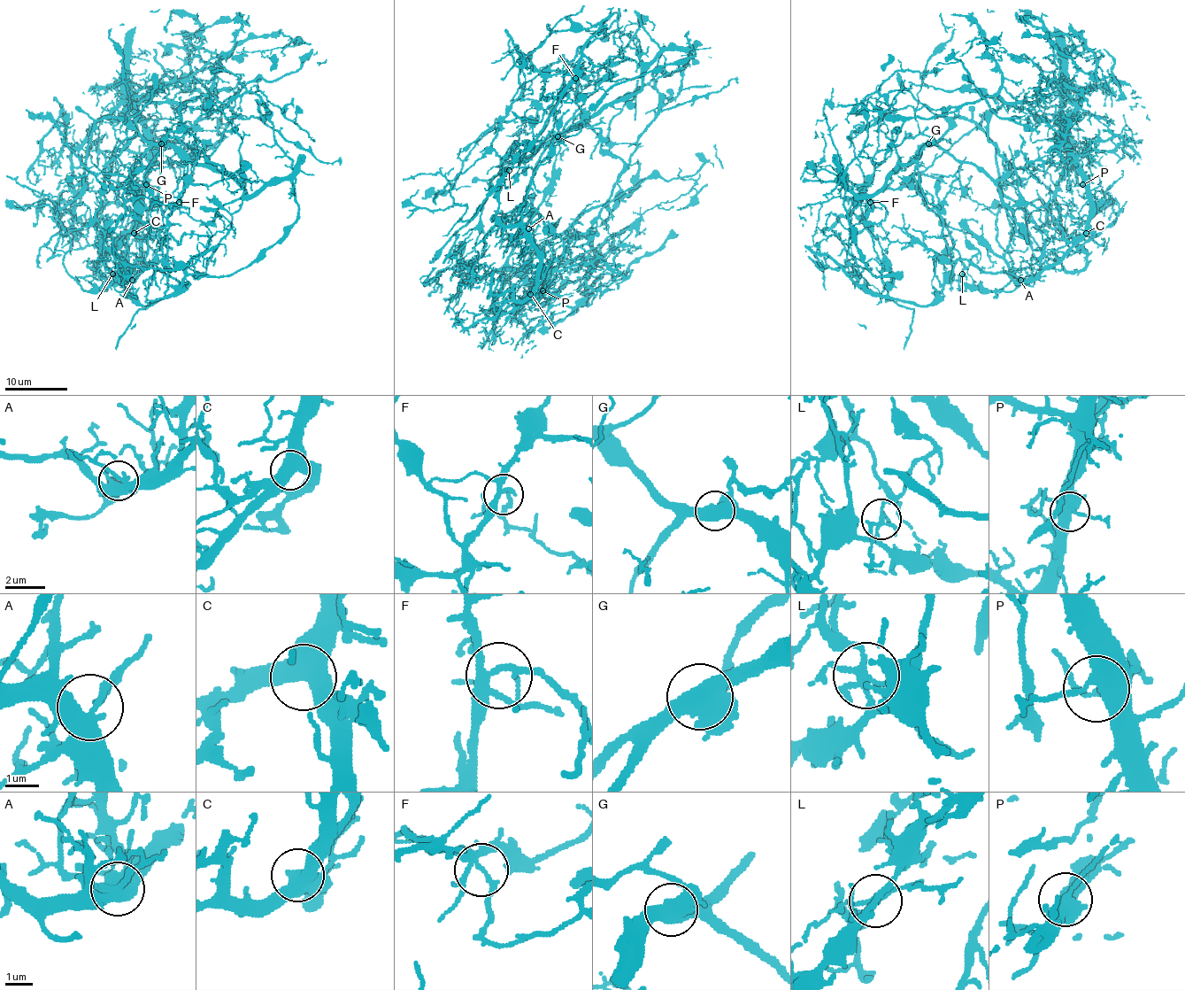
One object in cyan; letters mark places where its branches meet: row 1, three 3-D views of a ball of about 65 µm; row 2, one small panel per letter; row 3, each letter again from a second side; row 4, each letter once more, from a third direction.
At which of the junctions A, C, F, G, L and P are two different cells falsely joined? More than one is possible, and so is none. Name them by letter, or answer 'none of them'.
G, L

